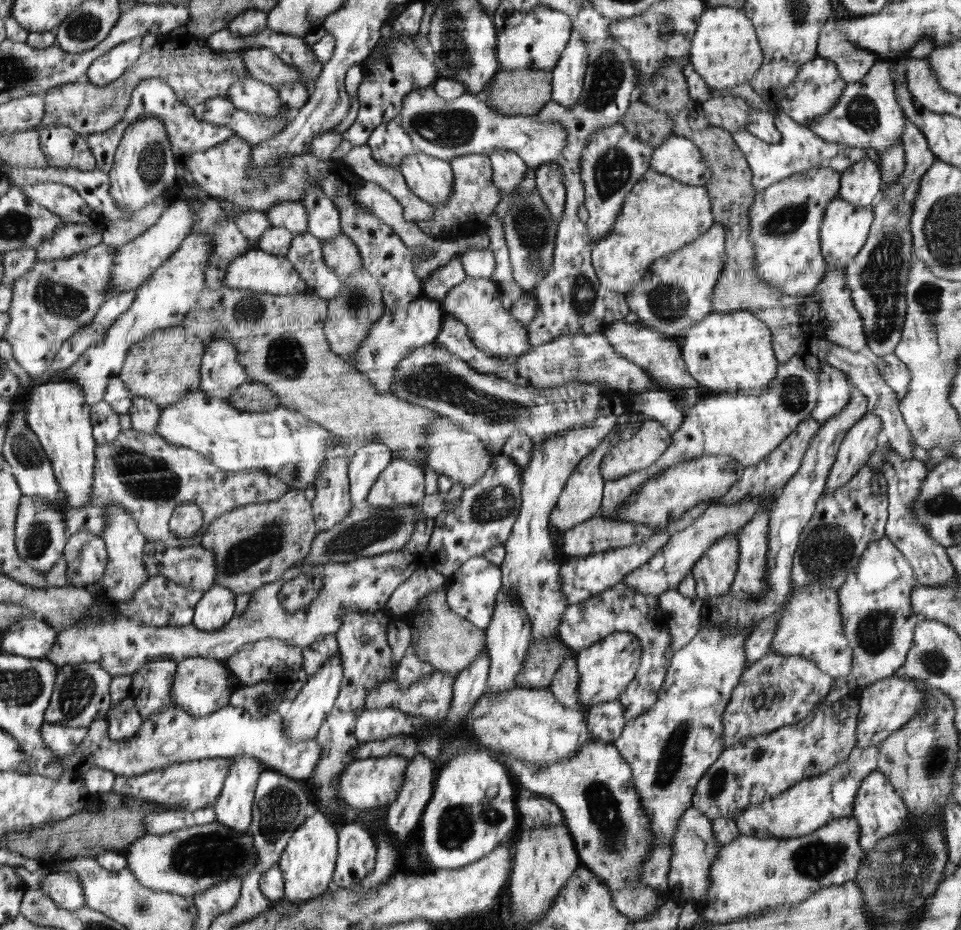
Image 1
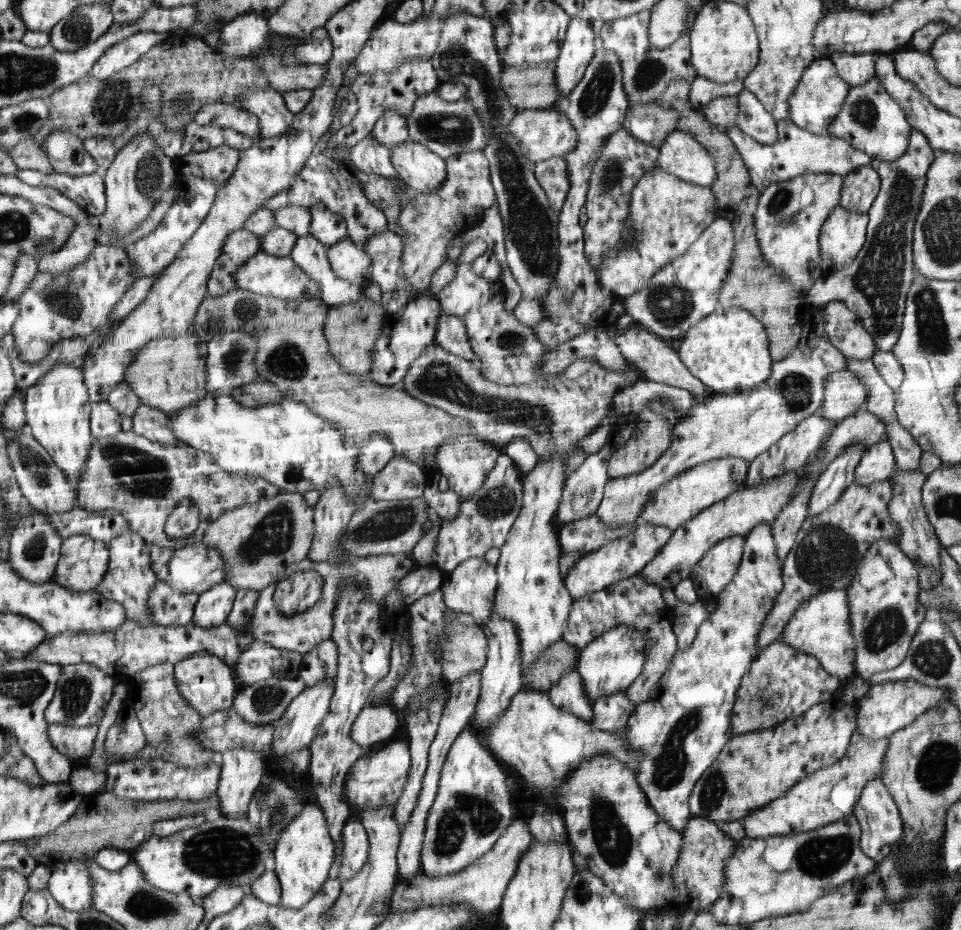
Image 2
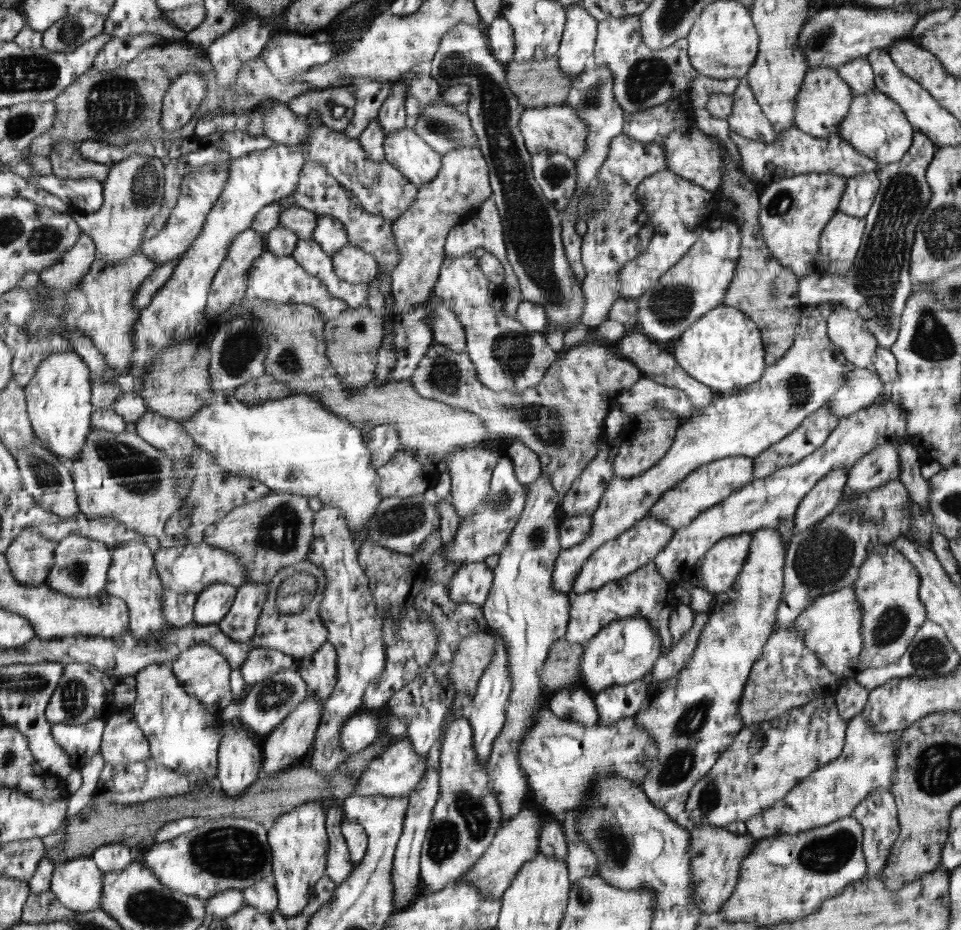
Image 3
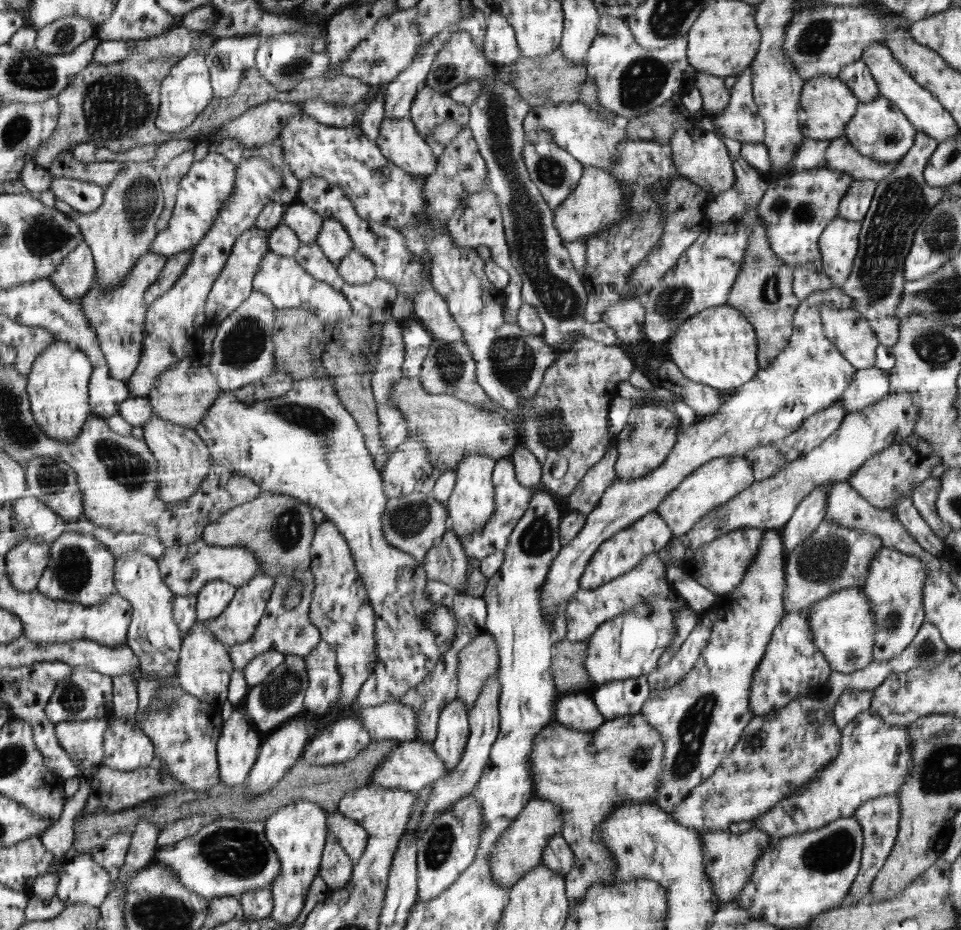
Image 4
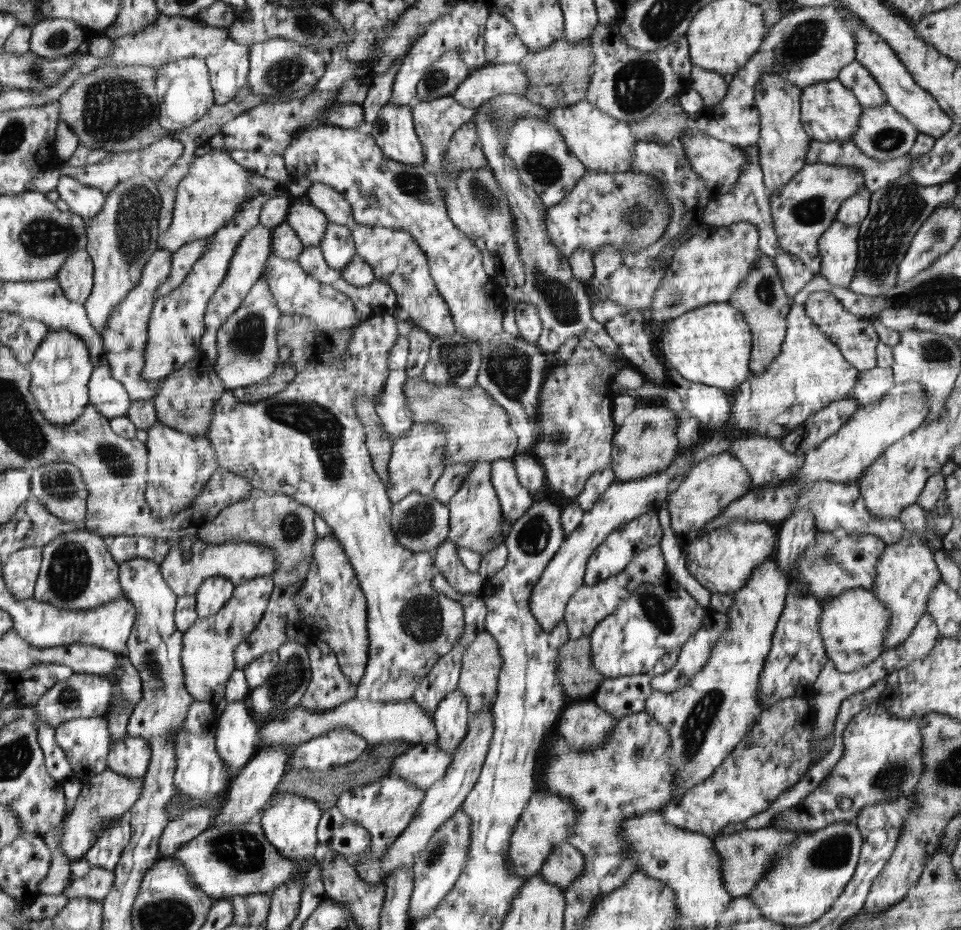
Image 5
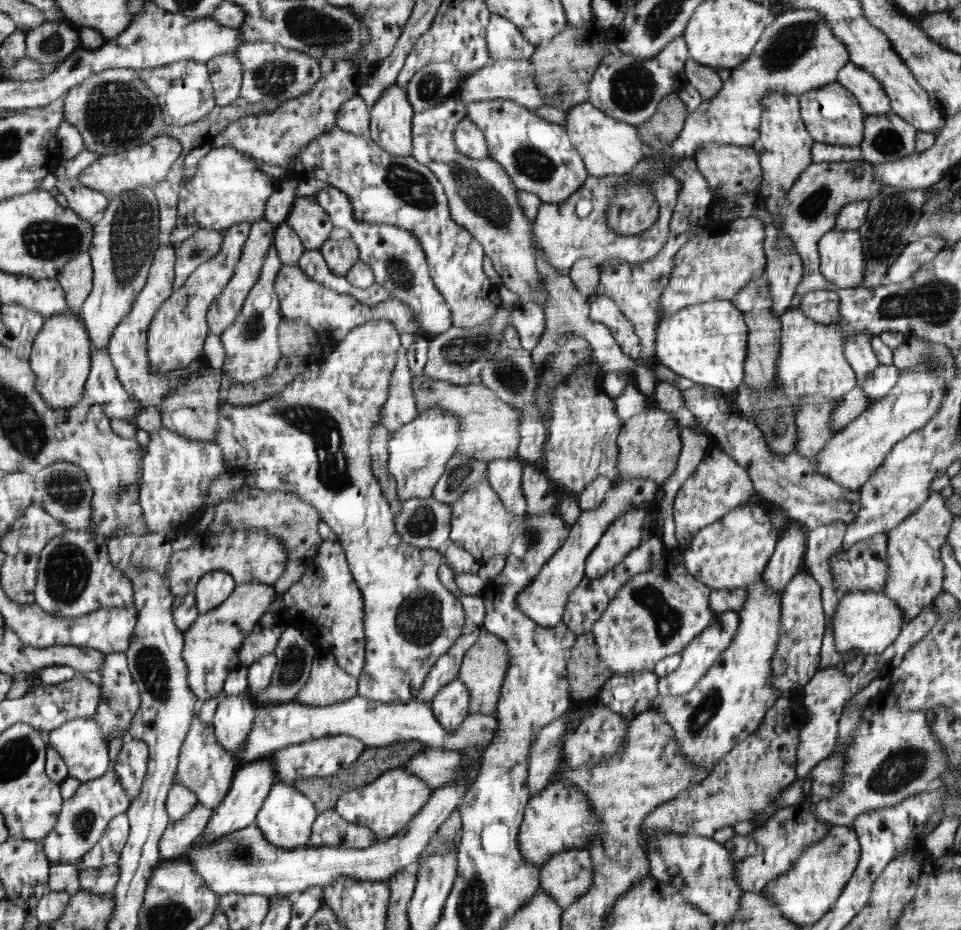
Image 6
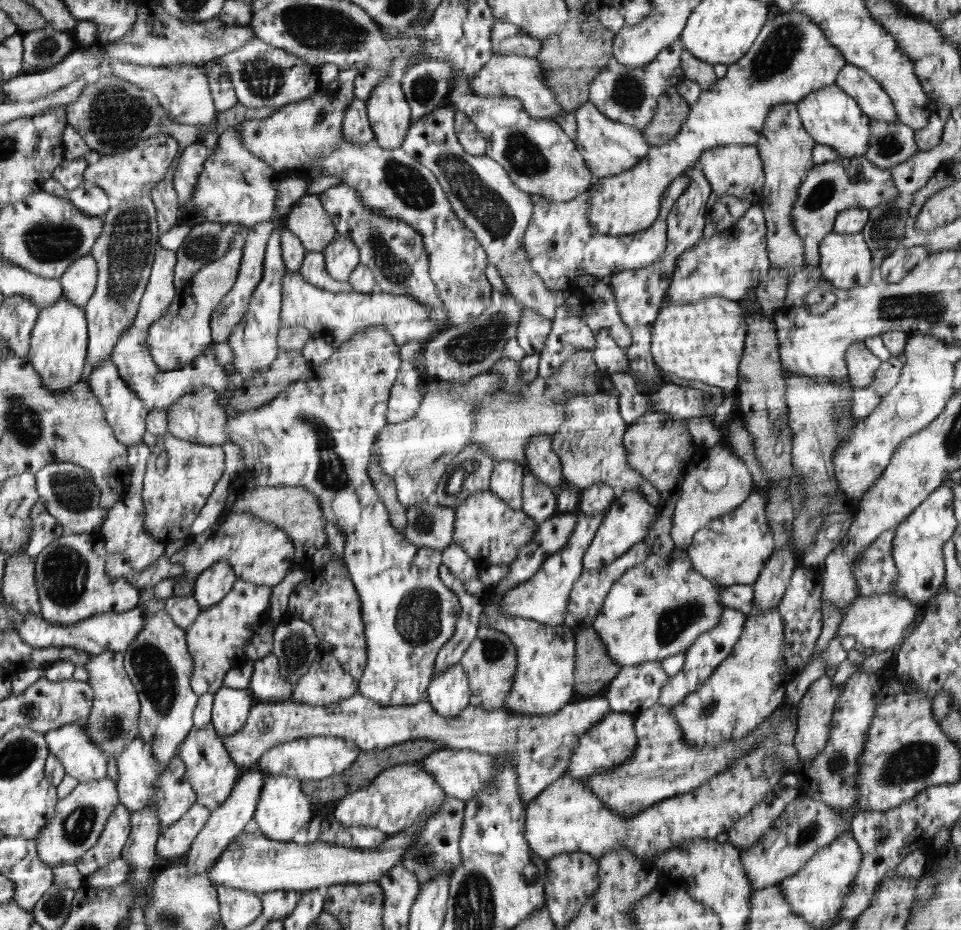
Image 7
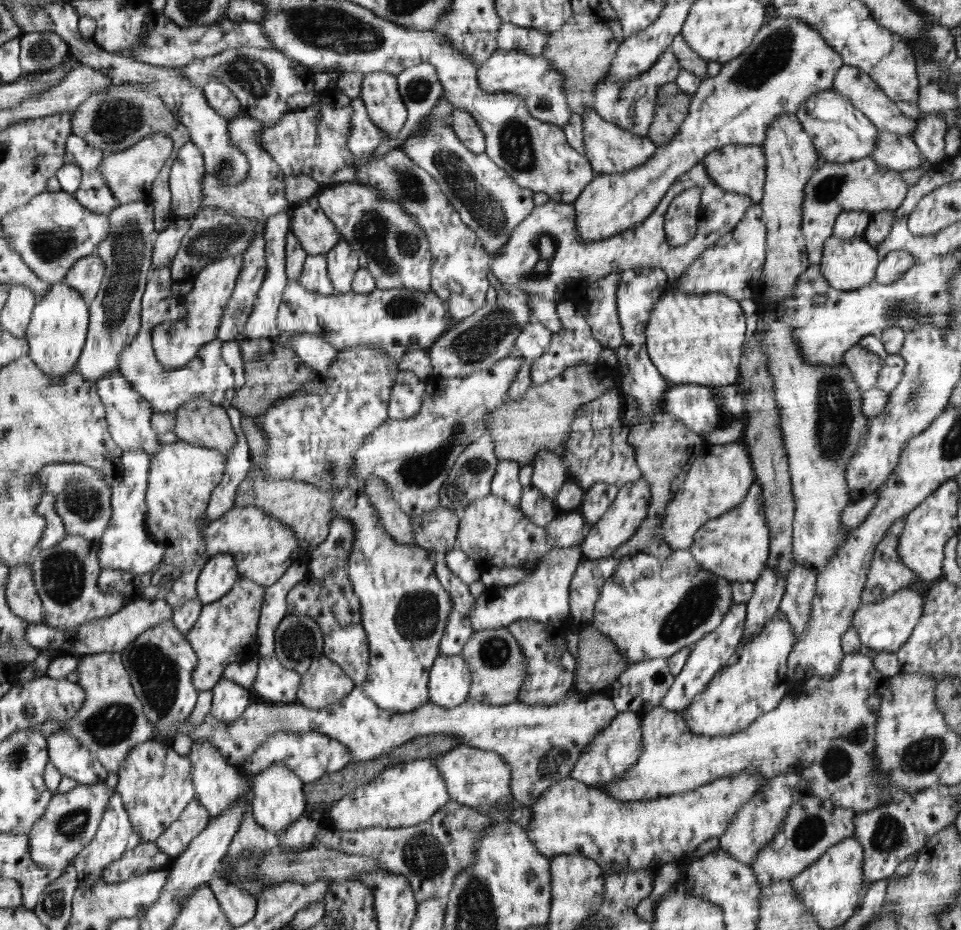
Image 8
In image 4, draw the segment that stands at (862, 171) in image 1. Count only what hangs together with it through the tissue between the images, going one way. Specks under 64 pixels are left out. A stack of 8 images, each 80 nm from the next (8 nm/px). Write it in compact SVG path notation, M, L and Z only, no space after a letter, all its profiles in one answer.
M853 179L846 196L840 201L838 216L848 221L862 222L870 209L877 186L875 180Z

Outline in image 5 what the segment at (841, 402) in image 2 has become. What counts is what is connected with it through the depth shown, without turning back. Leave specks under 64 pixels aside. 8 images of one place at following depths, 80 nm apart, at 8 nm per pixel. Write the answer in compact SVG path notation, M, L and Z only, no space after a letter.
M892 367L864 370L857 374L854 388L850 394L859 402L859 406L872 404L883 399L895 385Z

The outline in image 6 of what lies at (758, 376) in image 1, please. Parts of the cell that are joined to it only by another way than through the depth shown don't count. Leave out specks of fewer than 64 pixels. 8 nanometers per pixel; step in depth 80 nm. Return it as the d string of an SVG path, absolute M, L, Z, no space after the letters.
M714 299L660 317L656 327L655 355L658 364L664 364L678 376L720 389L731 410L734 409L732 397L744 380L747 338L747 324L742 312L738 312L730 301Z

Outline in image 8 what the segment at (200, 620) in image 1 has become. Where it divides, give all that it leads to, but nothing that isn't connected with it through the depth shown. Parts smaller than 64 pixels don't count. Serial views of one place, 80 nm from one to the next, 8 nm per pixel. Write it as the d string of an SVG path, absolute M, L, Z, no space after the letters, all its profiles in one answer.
M230 554L211 556L199 575L198 599L203 605L215 603L235 586L238 580L235 558Z

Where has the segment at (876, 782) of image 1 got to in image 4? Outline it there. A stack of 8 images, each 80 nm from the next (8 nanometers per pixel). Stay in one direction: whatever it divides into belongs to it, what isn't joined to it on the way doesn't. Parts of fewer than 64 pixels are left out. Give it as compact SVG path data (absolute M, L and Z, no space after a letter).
M889 794L873 798L868 802L862 803L857 809L854 818L860 824L863 832L863 849L861 852L860 870L850 885L847 894L850 901L860 901L868 891L876 875L880 872L888 855L893 849L899 831L899 820L901 815L901 804L898 794Z

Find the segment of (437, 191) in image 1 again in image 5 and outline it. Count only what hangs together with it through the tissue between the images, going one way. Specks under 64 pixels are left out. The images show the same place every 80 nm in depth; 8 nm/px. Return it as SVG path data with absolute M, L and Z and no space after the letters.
M388 101L372 123L370 135L392 160L425 167L425 154L415 131L412 107Z

